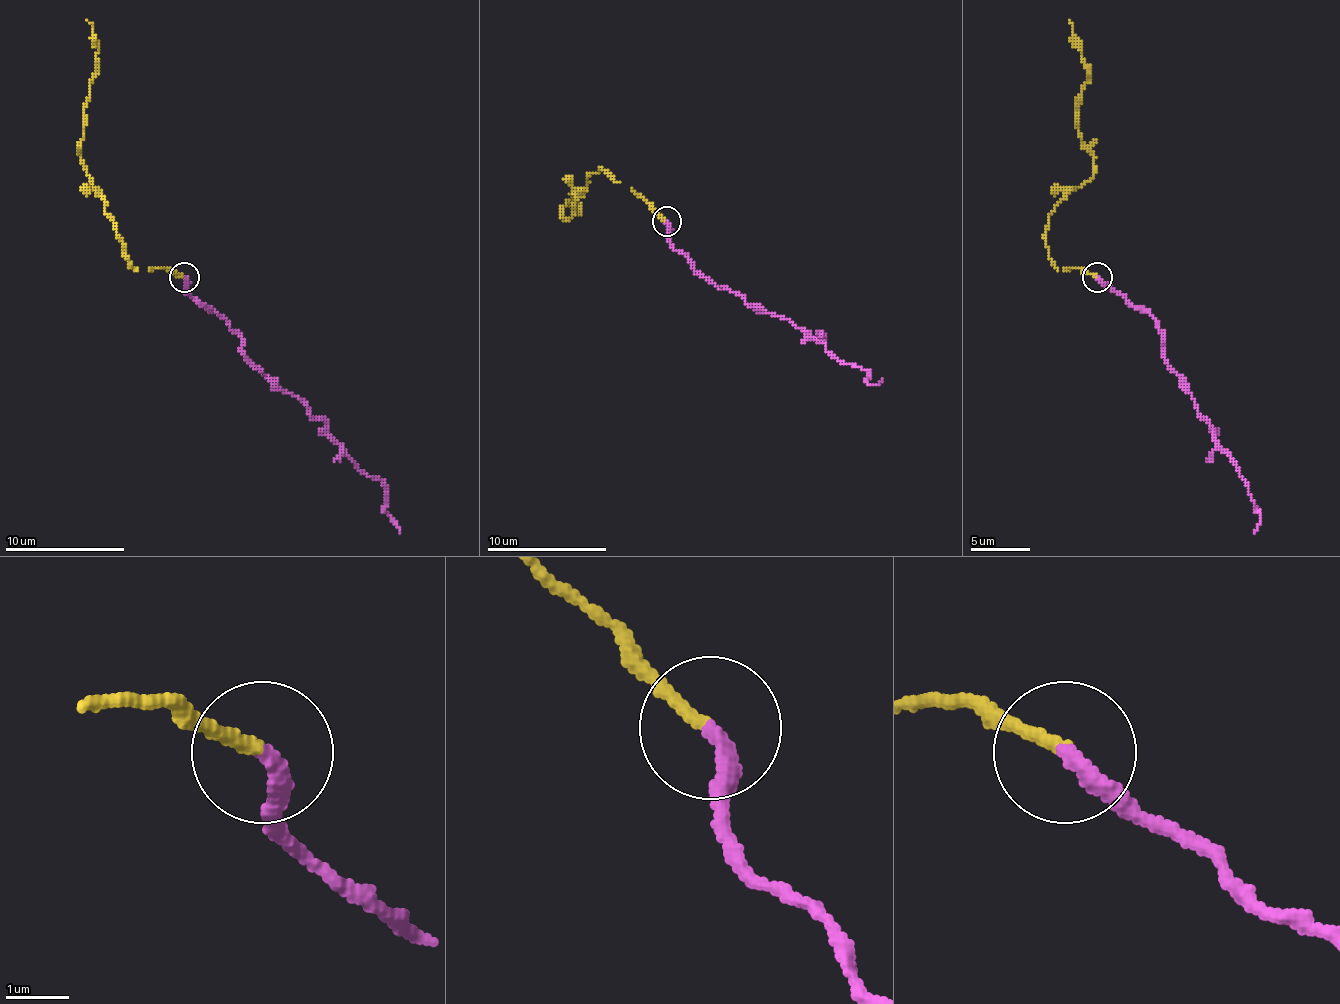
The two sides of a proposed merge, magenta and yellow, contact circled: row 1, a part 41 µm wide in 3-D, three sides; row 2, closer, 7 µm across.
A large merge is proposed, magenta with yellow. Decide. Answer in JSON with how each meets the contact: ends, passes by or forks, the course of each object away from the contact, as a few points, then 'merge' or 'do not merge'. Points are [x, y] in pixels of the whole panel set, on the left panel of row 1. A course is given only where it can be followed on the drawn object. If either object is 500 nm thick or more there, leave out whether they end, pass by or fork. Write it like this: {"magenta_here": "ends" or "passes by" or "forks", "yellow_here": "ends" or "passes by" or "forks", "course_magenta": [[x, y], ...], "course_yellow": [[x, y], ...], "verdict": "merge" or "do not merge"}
{"magenta_here": "ends", "yellow_here": "ends", "course_magenta": [[185, 277], [188, 291], [227, 321], [244, 354], [319, 417], [361, 471], [382, 482], [400, 533]], "course_yellow": [[185, 277], [164, 268], [134, 268], [86, 175], [80, 151], [83, 103], [92, 79], [98, 41], [86, 20]], "verdict": "merge"}

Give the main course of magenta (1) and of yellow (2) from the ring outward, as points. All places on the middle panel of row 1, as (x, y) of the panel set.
1: (667, 221), (670, 244), (709, 280), (817, 337), (843, 364), (864, 370), (870, 385), (882, 379)
2: (667, 221), (599, 170), (587, 179), (569, 218), (563, 218), (566, 200), (575, 212), (581, 203), (569, 194)

